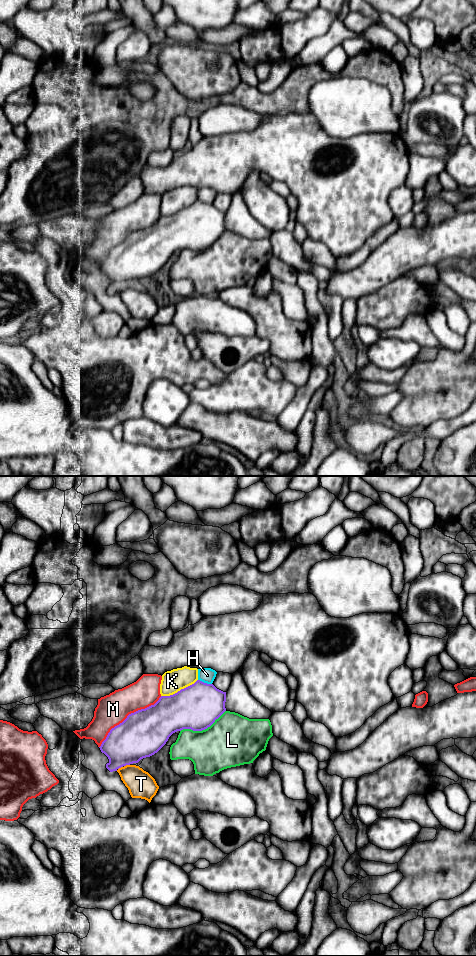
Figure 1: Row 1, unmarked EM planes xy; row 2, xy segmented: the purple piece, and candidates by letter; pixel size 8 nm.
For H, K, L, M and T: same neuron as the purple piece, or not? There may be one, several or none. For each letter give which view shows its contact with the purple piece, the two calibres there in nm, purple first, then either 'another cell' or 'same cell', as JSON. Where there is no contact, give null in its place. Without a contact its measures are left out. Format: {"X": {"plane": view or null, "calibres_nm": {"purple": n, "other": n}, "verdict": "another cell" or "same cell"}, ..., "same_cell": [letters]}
{"H": {"plane": "xy", "calibres_nm": {"purple": 360, "other": 130}, "verdict": "another cell"}, "K": {"plane": "xy", "calibres_nm": {"purple": 360, "other": 180}, "verdict": "another cell"}, "L": {"plane": "xy", "calibres_nm": {"purple": 360, "other": 400}, "verdict": "another cell"}, "M": {"plane": "xy", "calibres_nm": {"purple": 380, "other": 240}, "verdict": "another cell"}, "T": {"plane": "xy", "calibres_nm": {"purple": 360, "other": 220}, "verdict": "another cell"}, "same_cell": []}

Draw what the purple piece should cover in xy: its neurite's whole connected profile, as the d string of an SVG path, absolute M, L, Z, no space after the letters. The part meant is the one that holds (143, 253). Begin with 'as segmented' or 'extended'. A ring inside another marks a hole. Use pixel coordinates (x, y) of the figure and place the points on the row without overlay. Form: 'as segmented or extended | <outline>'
as segmented | M200 200L173 215L161 216L154 225L129 234L122 243L110 250L99 267L109 279L106 288L110 292L117 291L123 286L138 283L141 279L154 275L177 251L207 249L226 231L225 222L226 212Z

